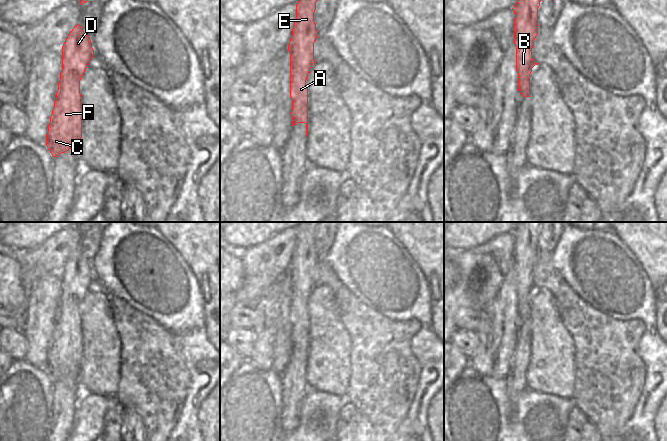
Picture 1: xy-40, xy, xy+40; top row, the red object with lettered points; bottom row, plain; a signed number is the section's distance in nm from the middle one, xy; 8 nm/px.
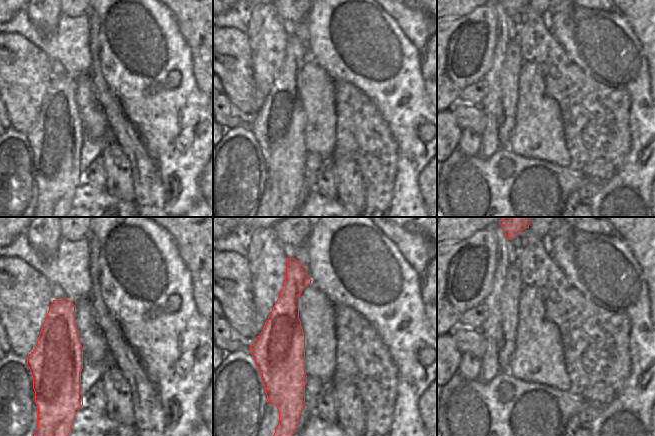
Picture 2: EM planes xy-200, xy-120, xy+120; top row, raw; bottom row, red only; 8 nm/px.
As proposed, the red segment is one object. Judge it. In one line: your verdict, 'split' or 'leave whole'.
leave whole

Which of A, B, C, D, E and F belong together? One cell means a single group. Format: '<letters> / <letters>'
A B C D E F

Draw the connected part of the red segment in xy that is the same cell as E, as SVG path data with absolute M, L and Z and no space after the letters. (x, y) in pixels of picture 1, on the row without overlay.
M300 222L296 228L296 244L288 268L290 278L290 322L292 350L306 348L308 359L308 312L306 304L314 284L314 266L318 260L314 246L316 226L320 222Z

